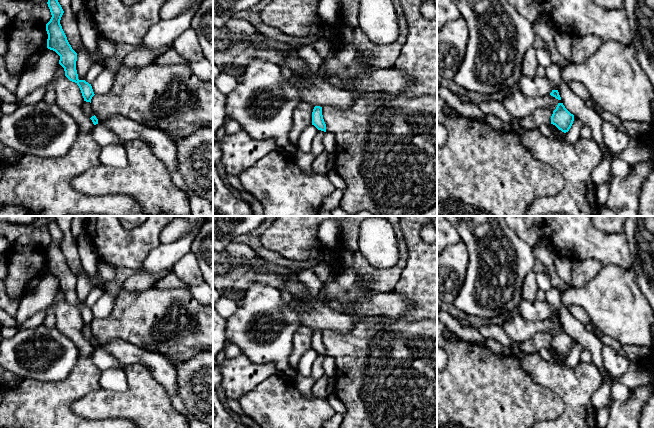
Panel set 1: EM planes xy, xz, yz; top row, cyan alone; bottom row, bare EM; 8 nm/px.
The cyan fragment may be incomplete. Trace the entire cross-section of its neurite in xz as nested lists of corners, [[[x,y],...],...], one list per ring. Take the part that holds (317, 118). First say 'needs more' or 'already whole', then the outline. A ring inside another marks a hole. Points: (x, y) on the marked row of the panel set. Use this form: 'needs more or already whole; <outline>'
already whole; [[[315,106],[312,112],[312,125],[318,130],[326,132],[326,124],[322,115],[322,107]]]

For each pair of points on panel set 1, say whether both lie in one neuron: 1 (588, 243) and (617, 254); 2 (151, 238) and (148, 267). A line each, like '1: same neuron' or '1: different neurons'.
1: same neuron
2: different neurons

